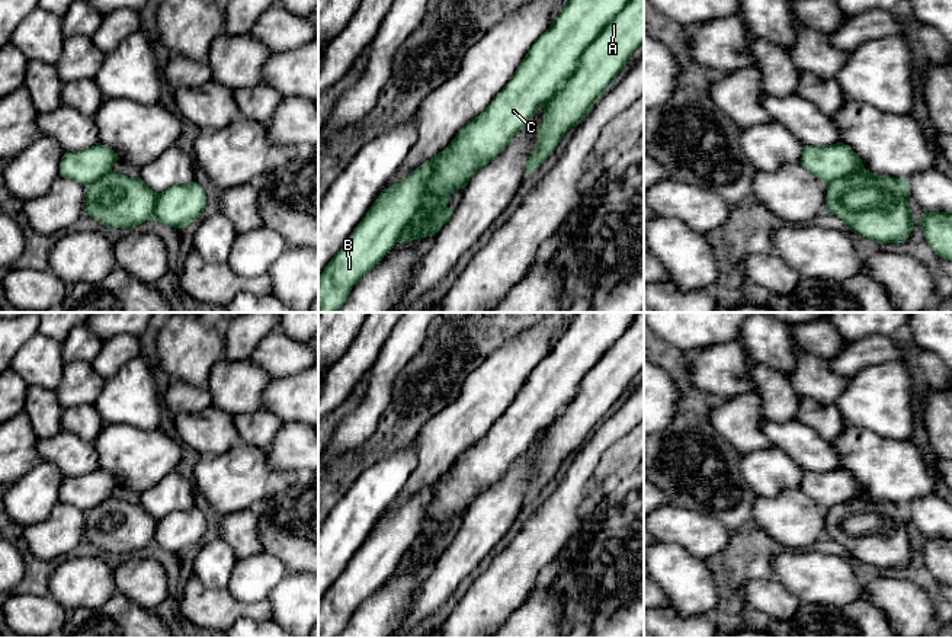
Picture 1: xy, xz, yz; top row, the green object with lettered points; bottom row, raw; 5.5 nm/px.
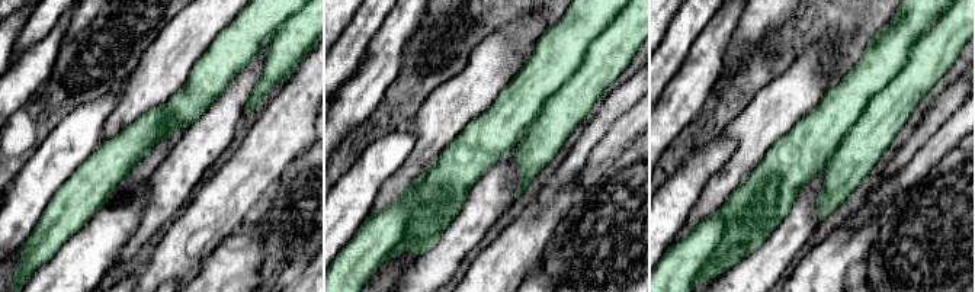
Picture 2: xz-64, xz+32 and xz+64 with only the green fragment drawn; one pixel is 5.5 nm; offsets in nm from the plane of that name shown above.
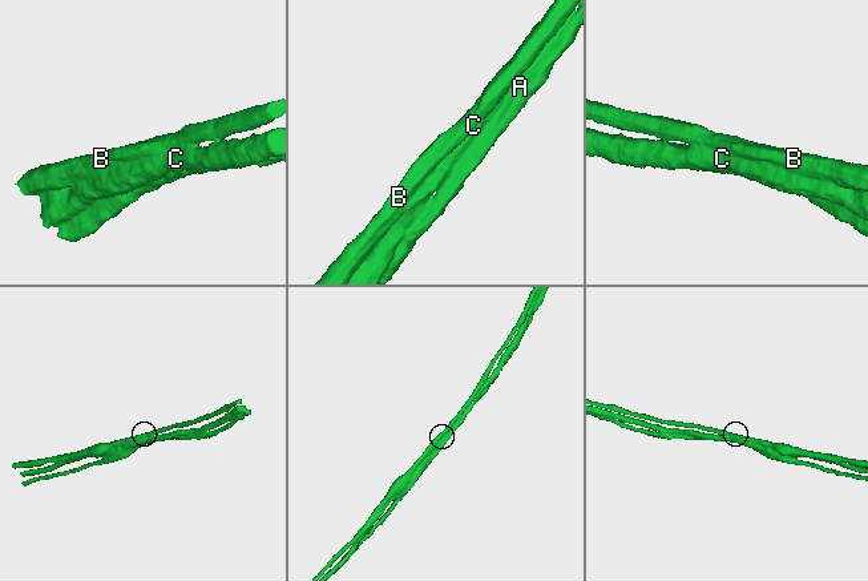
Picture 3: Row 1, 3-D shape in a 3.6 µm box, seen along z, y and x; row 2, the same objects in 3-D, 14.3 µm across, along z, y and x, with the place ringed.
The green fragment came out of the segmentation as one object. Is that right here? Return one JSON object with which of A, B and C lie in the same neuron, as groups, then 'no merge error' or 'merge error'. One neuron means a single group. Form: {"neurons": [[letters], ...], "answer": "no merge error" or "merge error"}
{"neurons": [["A", "C"], ["B"]], "answer": "merge error"}

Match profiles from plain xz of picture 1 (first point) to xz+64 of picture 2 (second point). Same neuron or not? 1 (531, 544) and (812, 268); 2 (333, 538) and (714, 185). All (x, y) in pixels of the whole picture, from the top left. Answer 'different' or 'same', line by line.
1: same
2: different

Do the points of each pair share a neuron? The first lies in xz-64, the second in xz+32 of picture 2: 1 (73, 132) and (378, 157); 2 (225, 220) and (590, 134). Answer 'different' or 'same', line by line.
1: same
2: same

